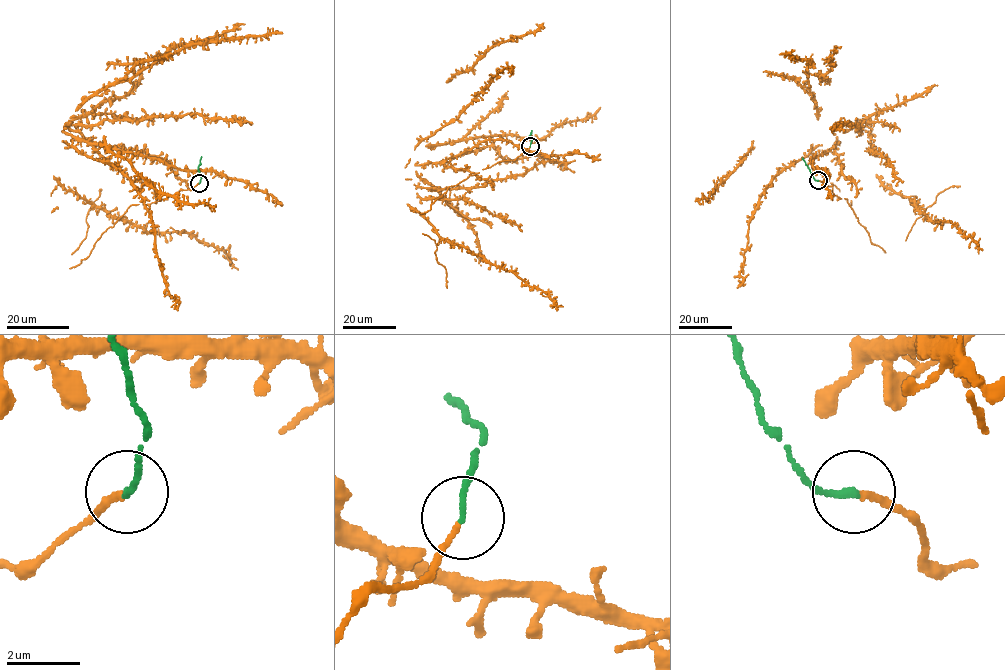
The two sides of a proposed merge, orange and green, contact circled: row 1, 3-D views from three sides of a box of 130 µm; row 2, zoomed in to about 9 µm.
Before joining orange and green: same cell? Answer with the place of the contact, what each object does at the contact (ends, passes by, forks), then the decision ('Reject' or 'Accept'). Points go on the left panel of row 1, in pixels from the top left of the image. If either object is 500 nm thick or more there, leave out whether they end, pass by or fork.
Place: (199, 183). At the ring orange ends. At the ring green ends. Accept

